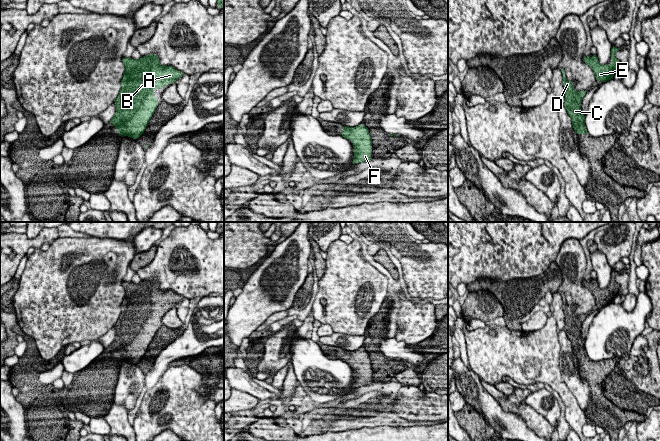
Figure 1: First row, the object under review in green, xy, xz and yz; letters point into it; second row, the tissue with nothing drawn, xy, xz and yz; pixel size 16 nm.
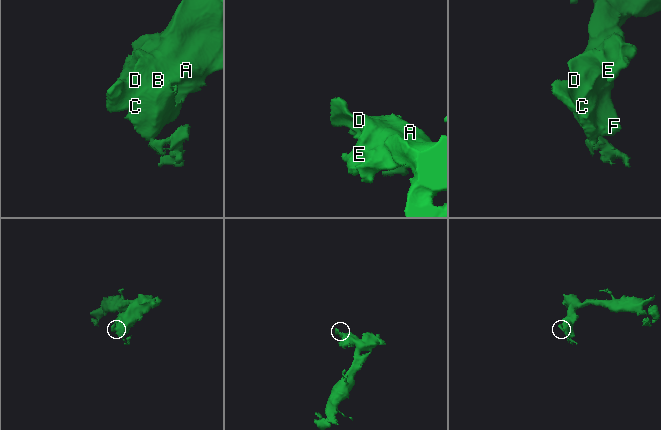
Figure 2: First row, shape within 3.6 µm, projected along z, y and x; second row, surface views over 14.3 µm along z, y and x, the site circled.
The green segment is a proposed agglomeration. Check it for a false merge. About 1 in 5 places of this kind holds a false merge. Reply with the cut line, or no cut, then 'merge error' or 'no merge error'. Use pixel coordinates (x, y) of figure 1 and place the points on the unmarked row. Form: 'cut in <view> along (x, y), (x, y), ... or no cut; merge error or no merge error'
no cut; no merge error

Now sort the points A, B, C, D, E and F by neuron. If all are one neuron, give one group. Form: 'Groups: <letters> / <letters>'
Groups: A B C D E F

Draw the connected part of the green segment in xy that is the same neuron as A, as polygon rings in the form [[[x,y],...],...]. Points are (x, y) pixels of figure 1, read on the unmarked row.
[[[157,278],[142,280],[139,284],[123,281],[122,286],[125,297],[114,326],[116,338],[109,348],[115,349],[121,362],[127,359],[136,364],[159,329],[154,313],[175,307],[184,297],[173,290],[161,290]]]

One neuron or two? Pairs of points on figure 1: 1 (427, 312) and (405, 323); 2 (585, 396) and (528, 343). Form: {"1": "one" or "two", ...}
{"1": "one", "2": "two"}

